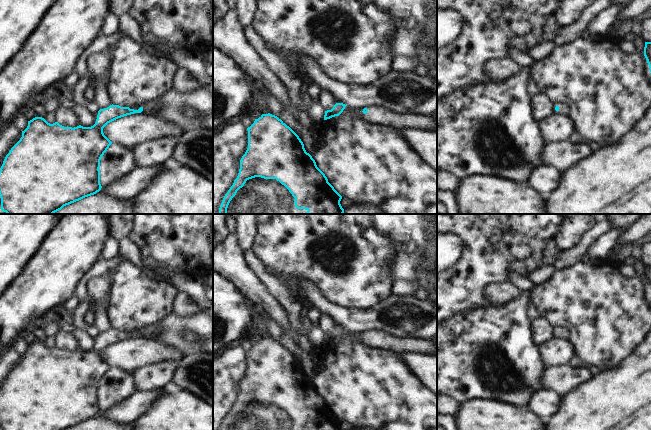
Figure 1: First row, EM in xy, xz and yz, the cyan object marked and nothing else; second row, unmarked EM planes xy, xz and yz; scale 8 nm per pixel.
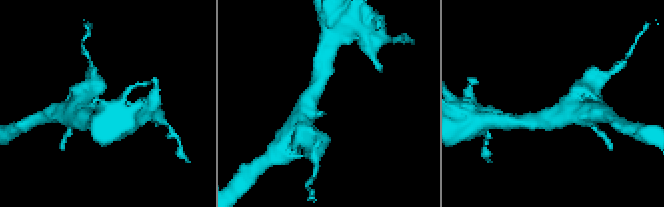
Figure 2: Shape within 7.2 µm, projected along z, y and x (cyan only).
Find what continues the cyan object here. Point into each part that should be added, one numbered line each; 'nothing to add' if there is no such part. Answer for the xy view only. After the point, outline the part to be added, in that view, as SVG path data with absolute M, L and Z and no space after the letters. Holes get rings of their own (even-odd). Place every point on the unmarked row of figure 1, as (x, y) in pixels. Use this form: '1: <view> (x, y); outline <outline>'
1: xy (149, 332); outline M156 323L141 328L141 331L143 332L143 335L141 337L145 339L154 339L161 332L161 328Z

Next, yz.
1: yz (564, 333); outline M554 327L553 329L553 337L556 339L565 339L569 340L570 332L565 327Z

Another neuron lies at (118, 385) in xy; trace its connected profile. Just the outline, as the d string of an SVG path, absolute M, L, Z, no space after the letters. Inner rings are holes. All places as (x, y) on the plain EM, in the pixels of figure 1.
M112 367L100 384L100 408L103 412L114 409L138 391L134 373Z

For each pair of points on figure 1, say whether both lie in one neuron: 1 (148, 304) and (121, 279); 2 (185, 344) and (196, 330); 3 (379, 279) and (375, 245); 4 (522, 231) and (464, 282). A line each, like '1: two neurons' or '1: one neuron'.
1: one neuron
2: one neuron
3: one neuron
4: one neuron

